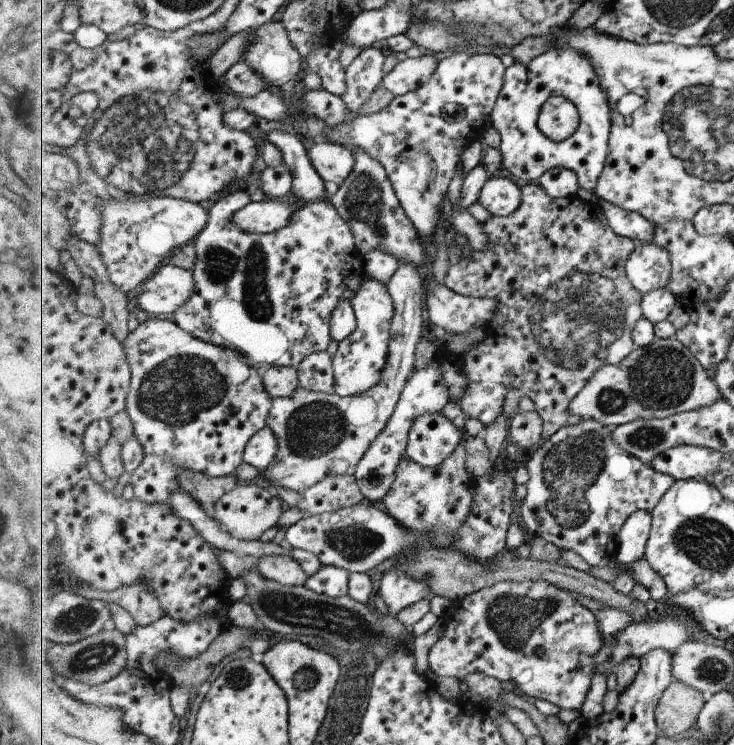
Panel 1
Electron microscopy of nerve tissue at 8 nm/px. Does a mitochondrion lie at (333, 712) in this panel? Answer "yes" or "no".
no

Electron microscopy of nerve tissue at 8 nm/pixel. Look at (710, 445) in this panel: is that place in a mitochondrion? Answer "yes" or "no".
no

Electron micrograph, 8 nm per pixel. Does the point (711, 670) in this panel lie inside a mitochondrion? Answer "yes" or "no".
yes

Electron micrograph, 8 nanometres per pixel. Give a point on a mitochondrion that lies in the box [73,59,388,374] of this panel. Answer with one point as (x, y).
(148, 139)

